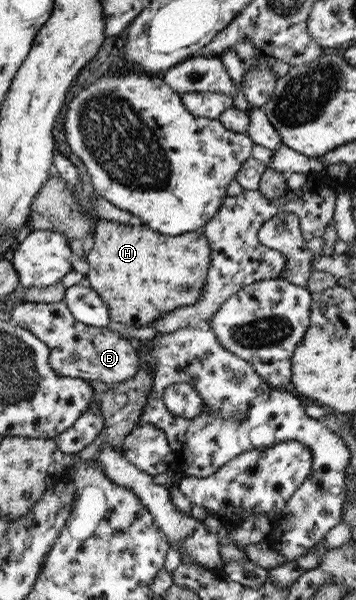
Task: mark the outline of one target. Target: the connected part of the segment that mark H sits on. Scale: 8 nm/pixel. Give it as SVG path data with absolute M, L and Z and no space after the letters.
M98 219L93 230L94 246L86 254L87 286L92 287L109 308L112 322L144 327L171 310L190 307L201 295L210 270L211 248L202 231L165 235L141 224L130 226L113 220Z

